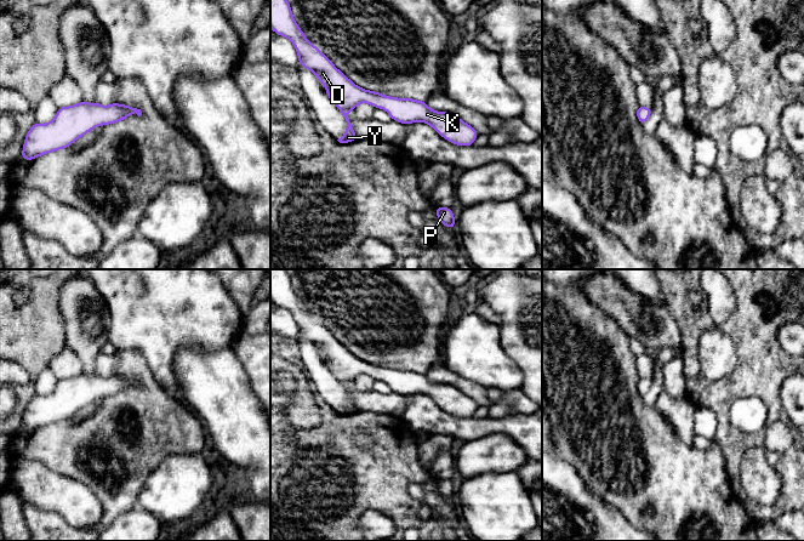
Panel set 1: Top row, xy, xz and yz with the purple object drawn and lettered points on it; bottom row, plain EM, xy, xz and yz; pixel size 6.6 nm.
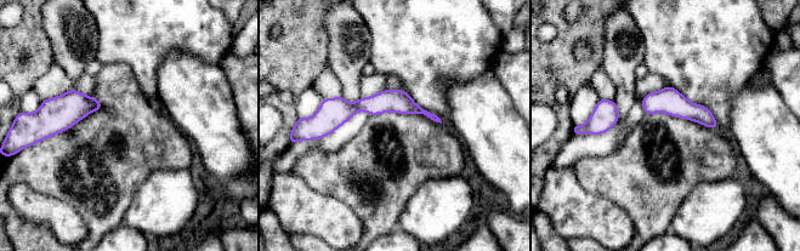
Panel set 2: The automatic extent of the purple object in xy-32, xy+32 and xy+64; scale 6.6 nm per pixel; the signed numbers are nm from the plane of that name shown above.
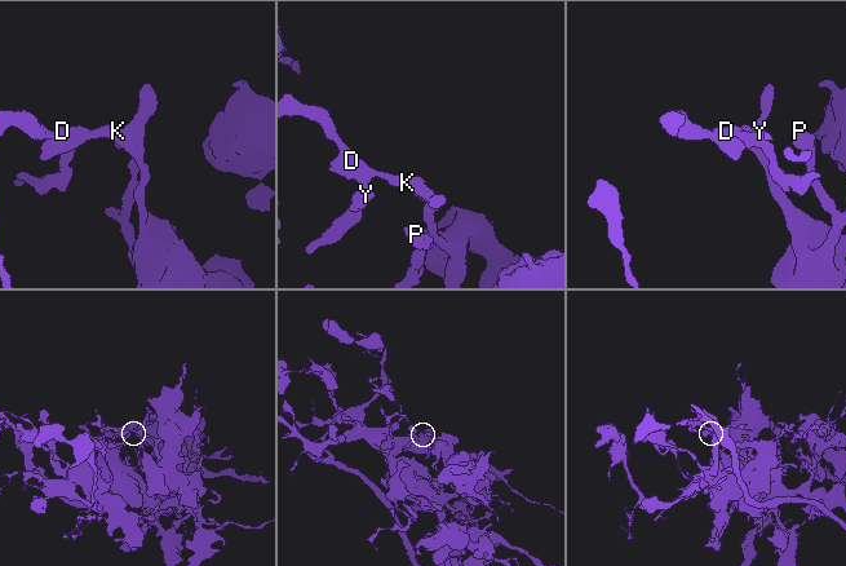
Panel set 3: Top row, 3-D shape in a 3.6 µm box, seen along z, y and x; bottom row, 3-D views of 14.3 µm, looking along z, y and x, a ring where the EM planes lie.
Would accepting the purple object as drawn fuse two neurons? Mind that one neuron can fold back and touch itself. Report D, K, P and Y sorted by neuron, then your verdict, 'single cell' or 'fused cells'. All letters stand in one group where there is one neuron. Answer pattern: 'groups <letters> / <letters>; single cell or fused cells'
groups D K P Y; single cell

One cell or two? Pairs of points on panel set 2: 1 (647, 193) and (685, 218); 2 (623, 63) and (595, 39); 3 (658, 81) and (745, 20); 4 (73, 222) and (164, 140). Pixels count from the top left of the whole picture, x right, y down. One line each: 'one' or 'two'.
1: two
2: two
3: two
4: one

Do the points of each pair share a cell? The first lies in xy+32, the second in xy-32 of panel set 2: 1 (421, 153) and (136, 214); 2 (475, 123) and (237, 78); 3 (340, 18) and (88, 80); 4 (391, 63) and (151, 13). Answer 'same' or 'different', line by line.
1: different
2: different
3: different
4: same

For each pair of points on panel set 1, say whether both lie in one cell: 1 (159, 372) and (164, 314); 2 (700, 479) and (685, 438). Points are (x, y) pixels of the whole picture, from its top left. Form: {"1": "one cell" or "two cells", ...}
{"1": "one cell", "2": "two cells"}

